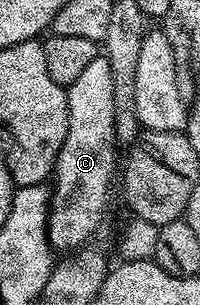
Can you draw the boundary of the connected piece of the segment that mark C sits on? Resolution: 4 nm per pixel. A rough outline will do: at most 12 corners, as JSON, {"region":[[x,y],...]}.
{"region":[[108,60],[67,86],[48,244],[79,251],[118,181]]}

